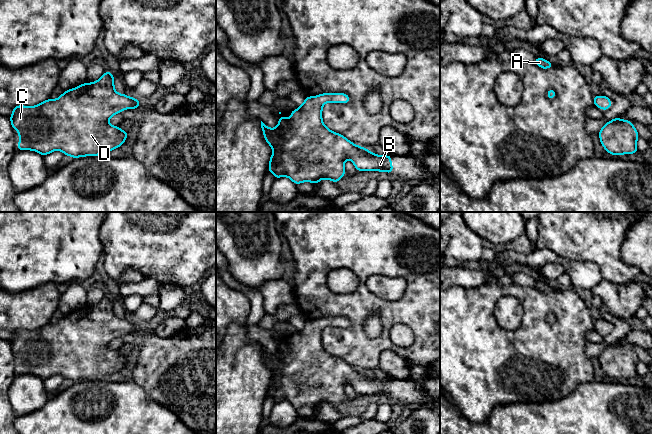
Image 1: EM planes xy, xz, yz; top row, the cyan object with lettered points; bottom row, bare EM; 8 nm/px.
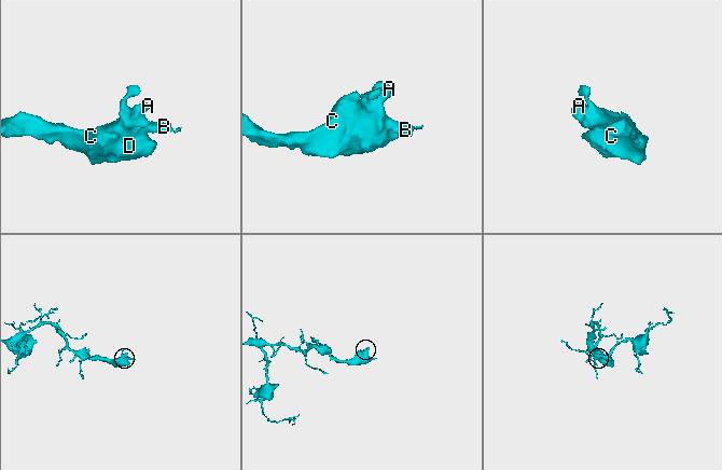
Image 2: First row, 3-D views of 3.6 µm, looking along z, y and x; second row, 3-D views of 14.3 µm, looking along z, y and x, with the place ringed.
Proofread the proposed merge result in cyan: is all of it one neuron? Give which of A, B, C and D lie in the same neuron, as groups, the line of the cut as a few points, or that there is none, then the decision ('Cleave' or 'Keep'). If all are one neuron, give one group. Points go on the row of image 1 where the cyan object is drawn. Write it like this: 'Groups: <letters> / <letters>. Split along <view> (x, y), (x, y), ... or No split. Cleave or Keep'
Groups: A B C D. No split. Keep

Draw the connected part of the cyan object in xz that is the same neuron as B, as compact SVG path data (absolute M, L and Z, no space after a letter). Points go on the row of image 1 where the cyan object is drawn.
M323 93L318 96L305 97L304 103L296 110L292 110L290 119L280 115L279 123L275 129L271 129L261 121L261 128L264 133L264 139L271 146L272 154L270 157L268 171L272 172L275 179L286 176L296 185L302 182L312 182L317 184L321 179L330 179L337 183L346 173L344 163L351 159L358 171L385 171L393 173L391 164L391 155L376 155L366 148L359 147L346 139L343 135L329 130L322 121L322 107L327 102L349 103L350 97L344 93Z

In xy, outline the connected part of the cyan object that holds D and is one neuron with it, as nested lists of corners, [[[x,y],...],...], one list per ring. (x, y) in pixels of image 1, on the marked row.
[[[106,71],[97,82],[84,83],[64,91],[57,99],[47,99],[36,106],[15,106],[10,116],[11,125],[19,132],[18,151],[33,150],[45,156],[55,150],[72,158],[105,155],[120,147],[127,131],[108,124],[109,119],[124,109],[139,108],[139,99],[119,94],[114,89],[114,76]]]

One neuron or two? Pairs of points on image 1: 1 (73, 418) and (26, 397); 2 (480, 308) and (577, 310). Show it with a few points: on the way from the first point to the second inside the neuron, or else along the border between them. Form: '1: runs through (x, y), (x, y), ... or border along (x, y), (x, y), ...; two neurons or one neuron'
1: border along (49, 398), (40, 408), (22, 416); two neurons
2: runs through (504, 291), (523, 293), (535, 303), (553, 303); one neuron

